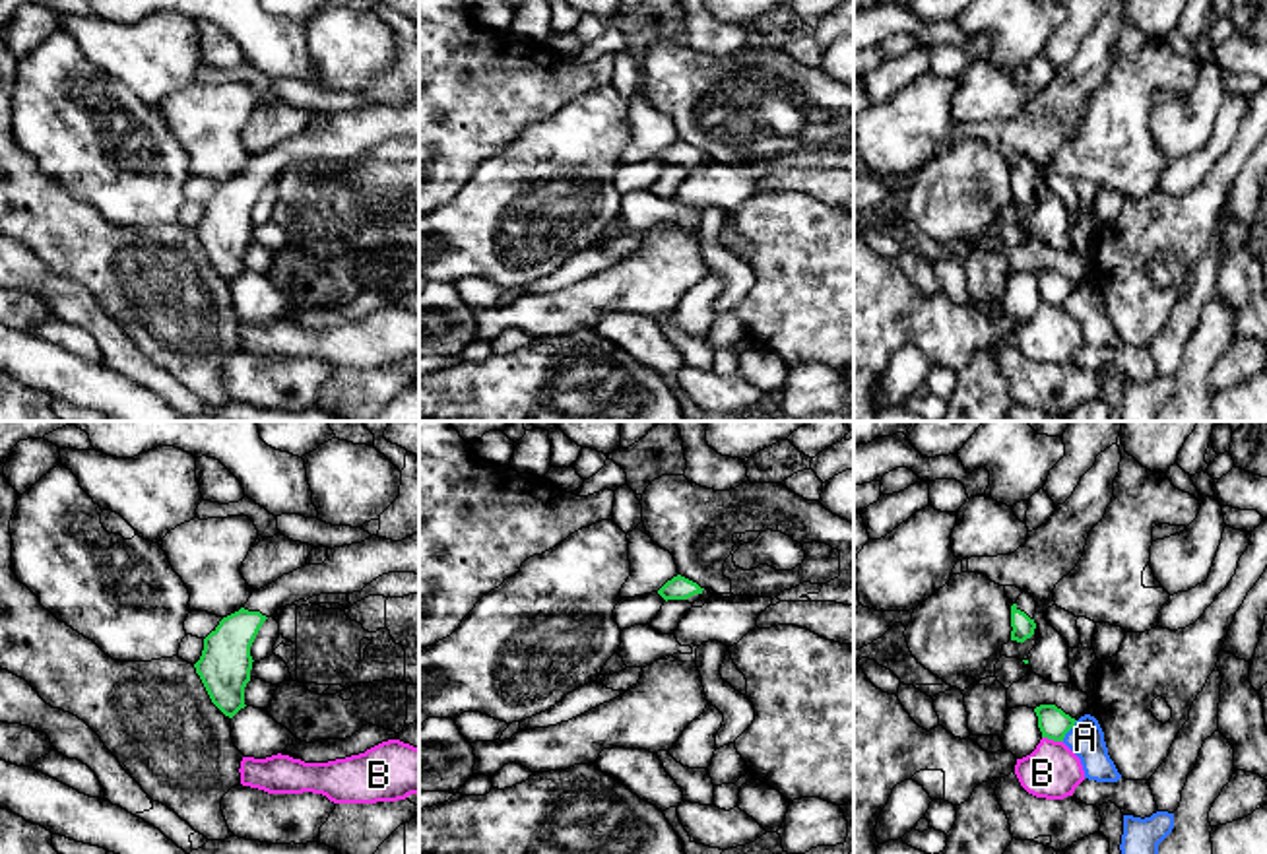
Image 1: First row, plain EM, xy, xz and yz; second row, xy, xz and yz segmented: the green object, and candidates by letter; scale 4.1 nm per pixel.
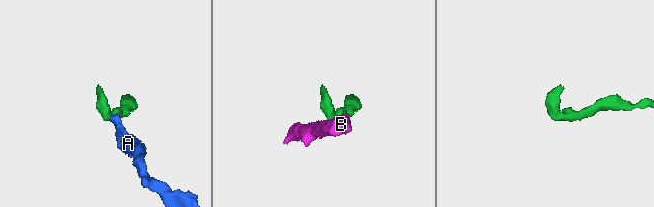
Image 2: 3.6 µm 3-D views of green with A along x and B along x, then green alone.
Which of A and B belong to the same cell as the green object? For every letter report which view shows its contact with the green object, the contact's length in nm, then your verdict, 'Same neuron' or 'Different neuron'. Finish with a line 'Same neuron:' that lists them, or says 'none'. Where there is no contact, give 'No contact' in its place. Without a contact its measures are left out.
A: Touches green in yz. Shared border 110 nm. Different neuron
B: Touches green in yz. Shared border 90 nm. Different neuron
Same neuron: none

